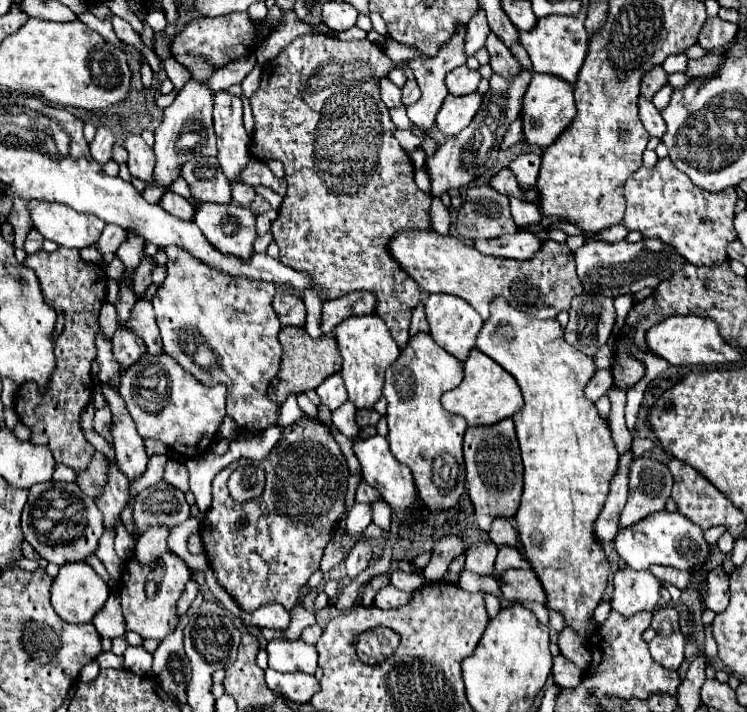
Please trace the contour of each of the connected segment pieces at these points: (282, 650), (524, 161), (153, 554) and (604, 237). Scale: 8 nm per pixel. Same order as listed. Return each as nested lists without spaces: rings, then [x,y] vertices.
[[[271,639],[265,647],[269,655],[269,667],[279,673],[295,673],[303,671],[315,675],[317,669],[317,649],[307,645],[305,641],[287,641],[287,639]]]
[[[525,153],[525,155],[519,155],[509,165],[509,169],[515,173],[521,187],[535,187],[535,181],[537,181],[537,175],[539,175],[539,165],[541,165],[539,155]]]
[[[153,525],[149,527],[141,539],[135,545],[135,555],[141,563],[149,563],[149,559],[157,559],[167,549],[167,537],[169,537],[167,525]]]
[[[622,224],[611,226],[598,234],[594,235],[592,240],[601,240],[610,243],[624,240],[628,235],[629,230]]]

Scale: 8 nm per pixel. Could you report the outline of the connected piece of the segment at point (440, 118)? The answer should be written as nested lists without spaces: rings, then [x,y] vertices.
[[[471,93],[471,95],[463,95],[463,97],[447,95],[437,113],[437,119],[435,119],[439,131],[447,137],[461,133],[471,123],[475,113],[479,111],[481,99],[483,99],[481,93]]]

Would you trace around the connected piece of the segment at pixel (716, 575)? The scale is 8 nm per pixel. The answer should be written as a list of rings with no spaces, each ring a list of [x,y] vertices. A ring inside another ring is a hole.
[[[715,567],[713,571],[707,573],[705,587],[707,587],[705,607],[715,613],[725,611],[729,603],[729,575],[721,567]]]

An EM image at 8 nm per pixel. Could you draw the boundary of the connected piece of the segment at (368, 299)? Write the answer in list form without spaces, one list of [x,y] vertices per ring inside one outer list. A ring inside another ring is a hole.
[[[355,291],[333,301],[325,301],[321,309],[321,331],[329,337],[337,323],[345,321],[347,317],[367,313],[375,313],[375,297],[369,291]]]

